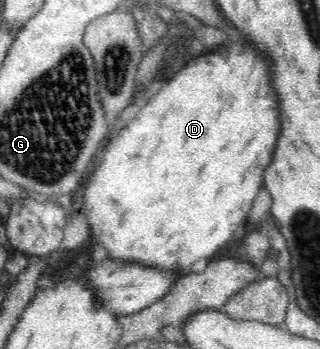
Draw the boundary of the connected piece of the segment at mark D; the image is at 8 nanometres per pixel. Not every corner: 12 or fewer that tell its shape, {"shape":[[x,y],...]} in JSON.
{"shape":[[265,58],[180,70],[82,181],[114,261],[196,272],[280,133]]}

